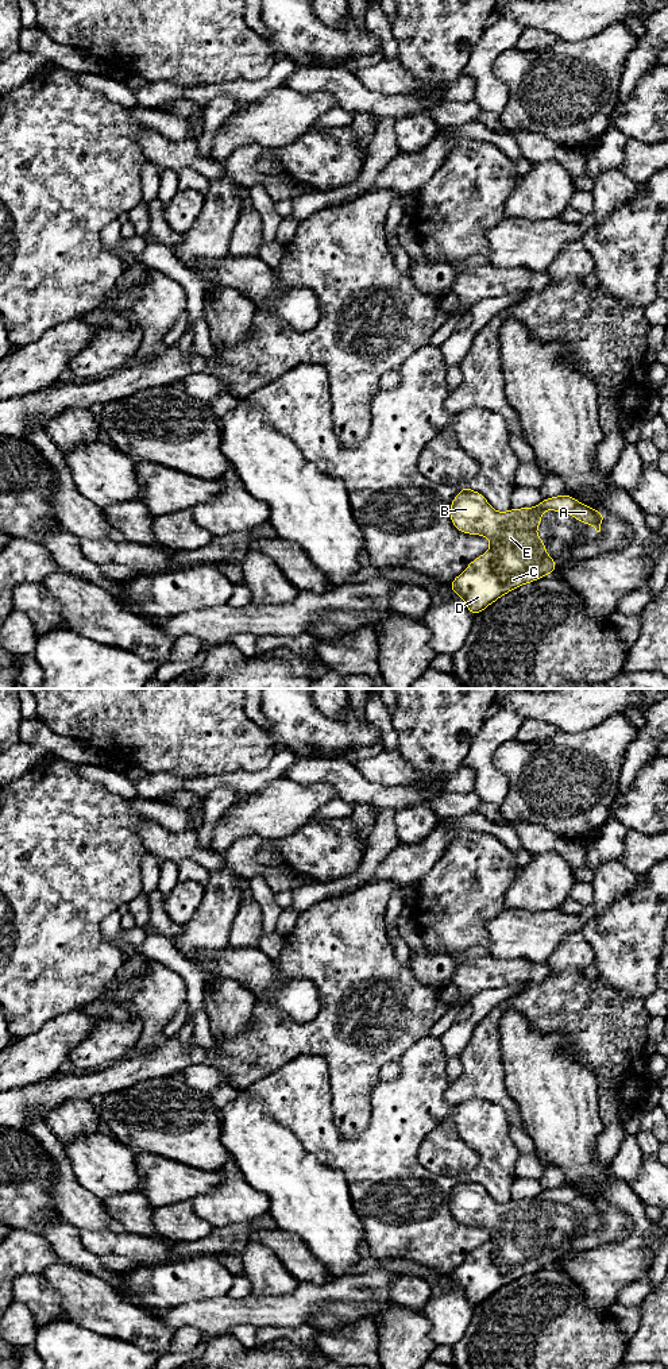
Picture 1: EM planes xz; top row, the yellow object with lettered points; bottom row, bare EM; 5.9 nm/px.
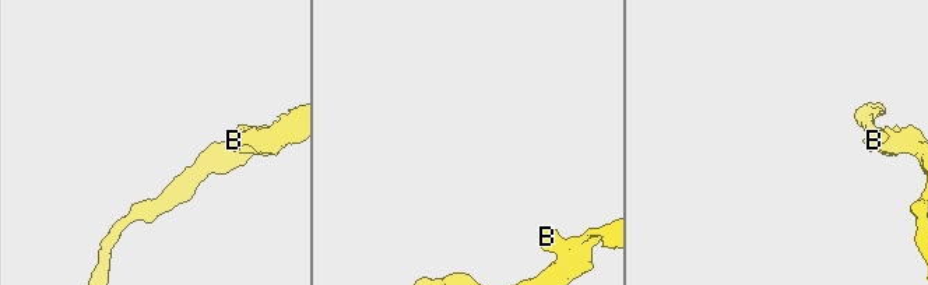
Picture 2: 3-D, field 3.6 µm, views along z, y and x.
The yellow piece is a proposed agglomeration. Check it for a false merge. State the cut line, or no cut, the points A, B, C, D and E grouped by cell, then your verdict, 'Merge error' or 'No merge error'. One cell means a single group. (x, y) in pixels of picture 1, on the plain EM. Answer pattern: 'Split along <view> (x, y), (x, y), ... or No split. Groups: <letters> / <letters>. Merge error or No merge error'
No split. Groups: A B C D E. No merge error

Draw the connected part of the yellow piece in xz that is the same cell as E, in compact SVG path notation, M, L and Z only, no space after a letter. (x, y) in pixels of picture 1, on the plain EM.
M468 1179L452 1191L449 1208L455 1219L490 1233L489 1242L449 1274L470 1304L476 1307L509 1283L557 1261L545 1233L537 1226L545 1202L569 1206L592 1216L596 1223L601 1223L605 1210L603 1204L564 1184L533 1199L511 1199L507 1203L497 1203L483 1185Z

